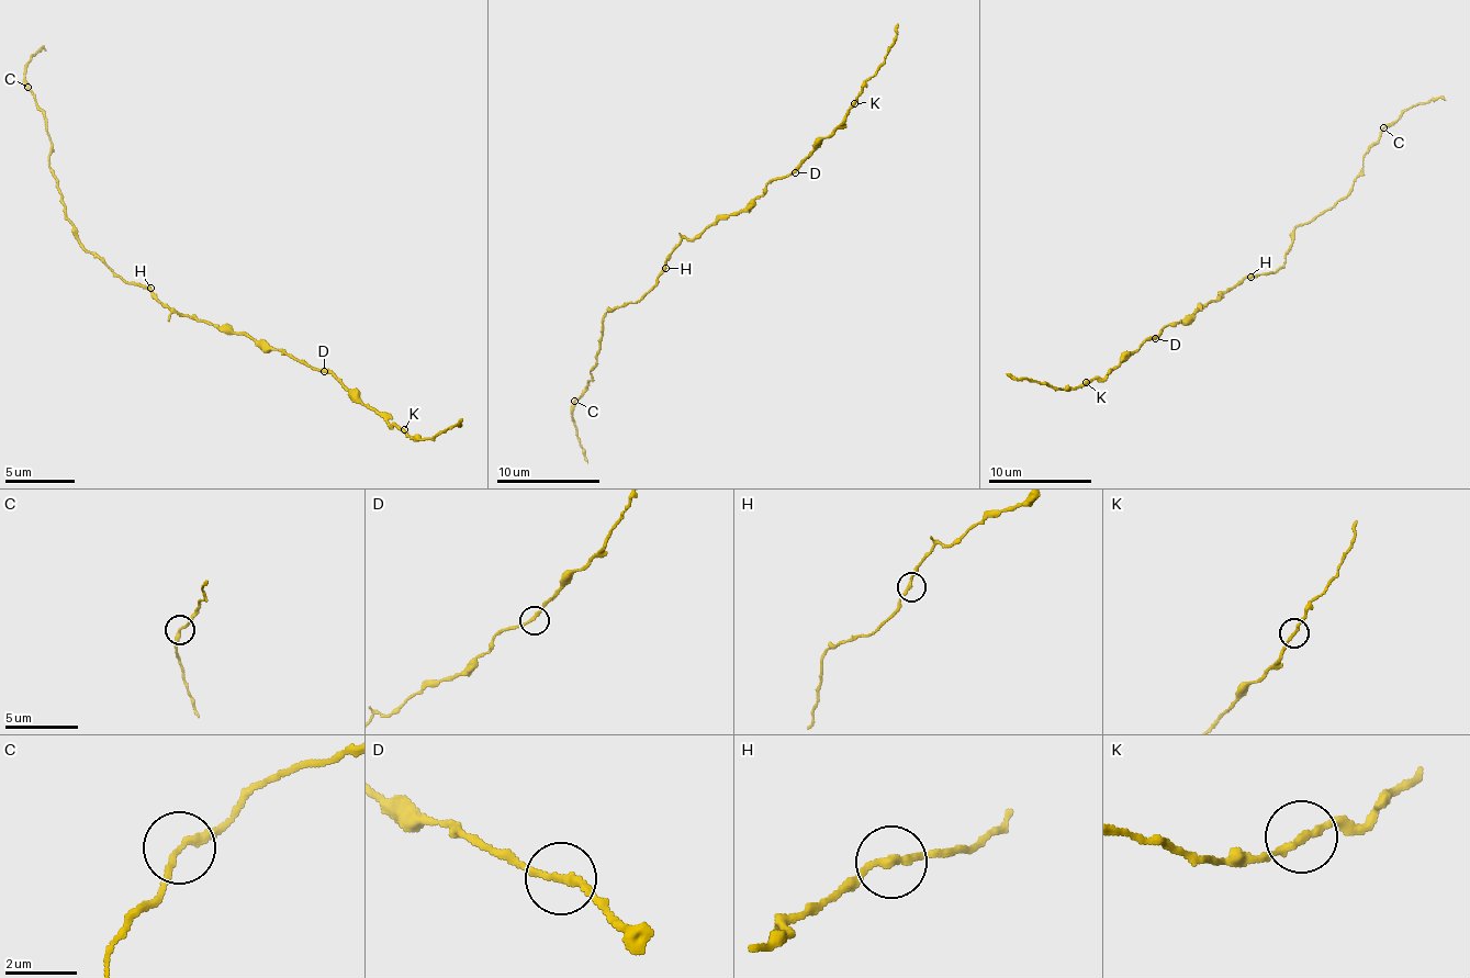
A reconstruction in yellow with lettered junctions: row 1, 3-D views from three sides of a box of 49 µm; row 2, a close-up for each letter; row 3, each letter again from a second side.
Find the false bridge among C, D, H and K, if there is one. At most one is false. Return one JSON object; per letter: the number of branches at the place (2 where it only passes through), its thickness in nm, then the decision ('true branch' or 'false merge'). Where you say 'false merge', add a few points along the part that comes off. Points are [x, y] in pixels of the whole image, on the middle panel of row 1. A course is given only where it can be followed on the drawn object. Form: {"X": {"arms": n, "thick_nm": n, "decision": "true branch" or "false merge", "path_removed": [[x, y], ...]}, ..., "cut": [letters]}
{"C": {"arms": 2, "thick_nm": 200, "decision": "true branch"}, "D": {"arms": 2, "thick_nm": 200, "decision": "true branch"}, "H": {"arms": 2, "thick_nm": 200, "decision": "true branch"}, "K": {"arms": 2, "thick_nm": 190, "decision": "true branch"}, "cut": []}

